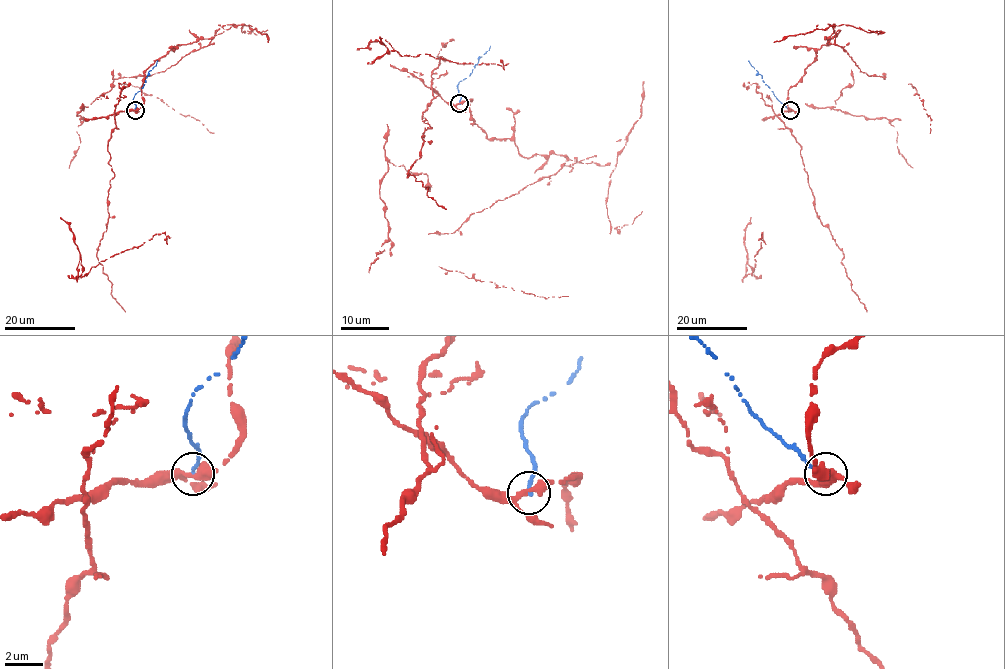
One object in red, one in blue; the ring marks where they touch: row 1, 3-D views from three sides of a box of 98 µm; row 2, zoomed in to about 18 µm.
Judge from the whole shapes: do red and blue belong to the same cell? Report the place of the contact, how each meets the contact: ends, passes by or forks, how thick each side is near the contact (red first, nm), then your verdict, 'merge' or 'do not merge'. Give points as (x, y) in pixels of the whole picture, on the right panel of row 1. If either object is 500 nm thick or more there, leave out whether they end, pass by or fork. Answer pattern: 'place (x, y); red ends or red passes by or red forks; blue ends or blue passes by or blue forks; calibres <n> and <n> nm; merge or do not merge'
place (790, 110); red forks; blue ends; calibres 280 and 200 nm; do not merge

